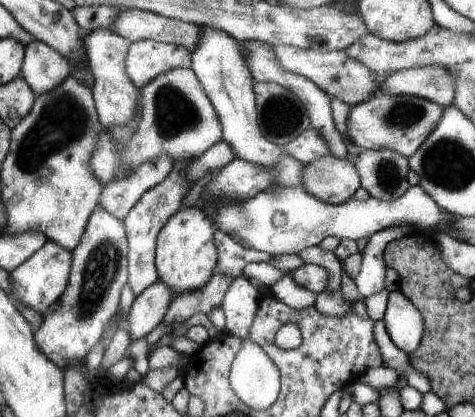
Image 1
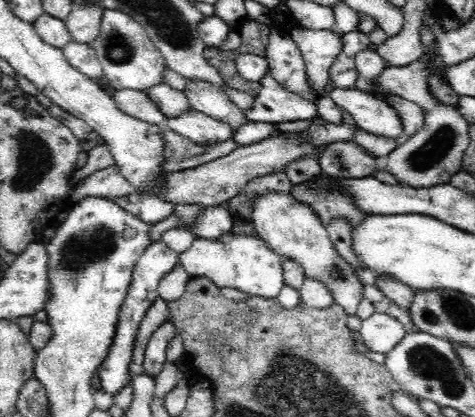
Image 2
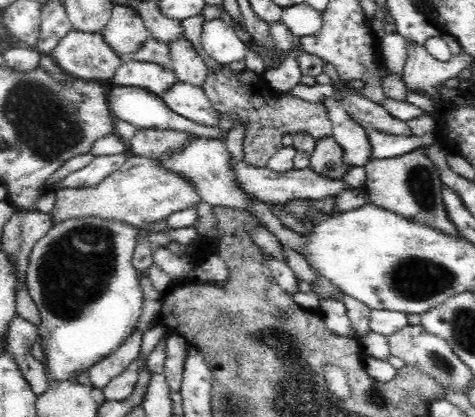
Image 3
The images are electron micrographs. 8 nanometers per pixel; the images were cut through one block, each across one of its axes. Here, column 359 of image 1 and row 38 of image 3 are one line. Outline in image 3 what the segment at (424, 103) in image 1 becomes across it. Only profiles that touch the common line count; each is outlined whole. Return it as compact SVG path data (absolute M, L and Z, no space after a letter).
M114 6L112 18L100 36L122 58L122 62L134 60L134 54L150 40L150 32L140 14L126 6Z

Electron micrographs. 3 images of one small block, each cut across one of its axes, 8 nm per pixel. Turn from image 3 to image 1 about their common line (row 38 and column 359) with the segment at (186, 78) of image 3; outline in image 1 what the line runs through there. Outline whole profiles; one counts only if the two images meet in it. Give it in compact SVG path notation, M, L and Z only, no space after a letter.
M329 156L303 166L301 186L315 198L335 206L351 200L355 190L361 186L361 180L351 160Z

